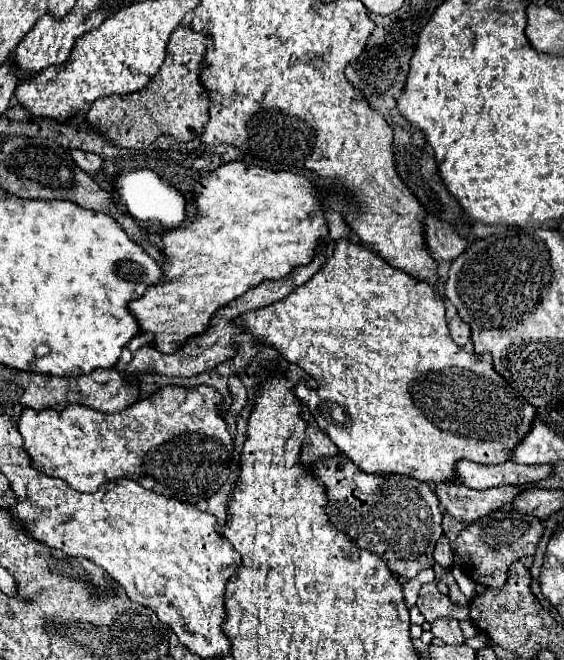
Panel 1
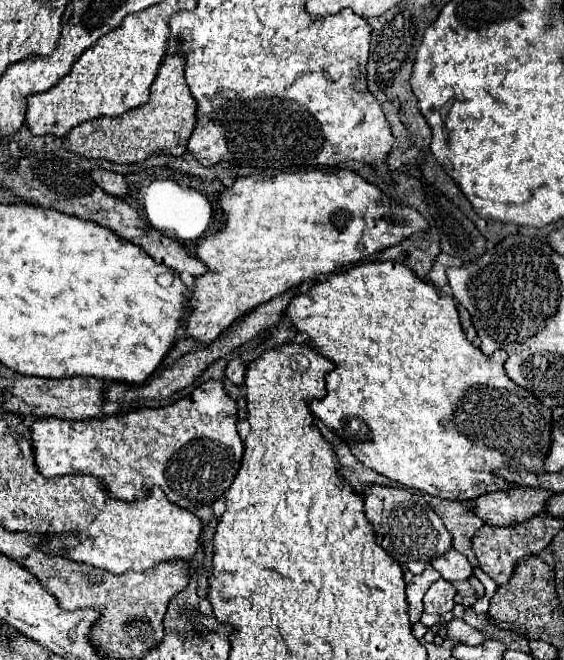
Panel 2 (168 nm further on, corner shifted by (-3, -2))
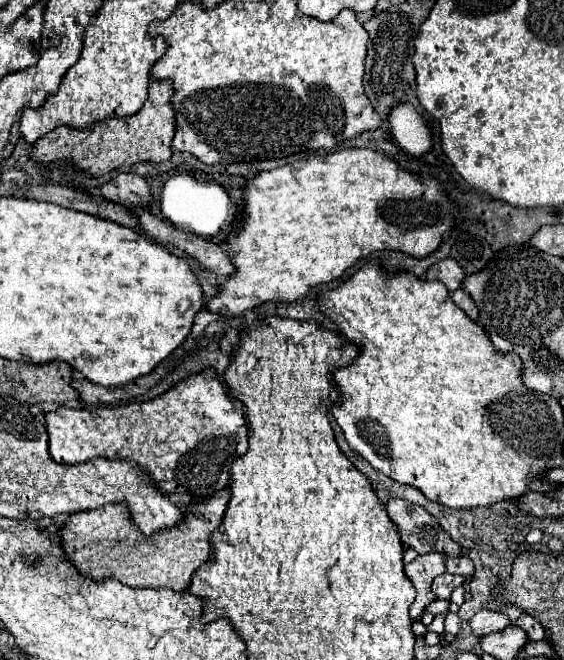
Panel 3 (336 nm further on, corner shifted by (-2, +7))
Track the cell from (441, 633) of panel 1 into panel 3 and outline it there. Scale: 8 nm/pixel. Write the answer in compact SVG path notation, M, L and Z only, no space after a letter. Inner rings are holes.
M479 611L477 615L471 617L469 625L471 625L475 635L483 637L483 635L505 629L509 625L509 619L503 613L497 613L497 611Z

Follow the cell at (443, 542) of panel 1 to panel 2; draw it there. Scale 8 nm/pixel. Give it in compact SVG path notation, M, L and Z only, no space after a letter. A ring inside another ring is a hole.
M454 548L444 554L442 558L434 560L432 566L442 574L444 580L448 582L456 582L456 580L468 580L472 576L472 564L468 562L468 558L460 552L456 552Z

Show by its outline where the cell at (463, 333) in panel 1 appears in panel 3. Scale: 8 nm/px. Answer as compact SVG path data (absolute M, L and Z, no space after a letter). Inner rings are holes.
M463 289L453 291L453 293L451 293L451 297L453 297L455 305L467 313L467 317L469 317L471 321L477 321L477 307L475 307L475 303L471 301L471 297L469 297Z

